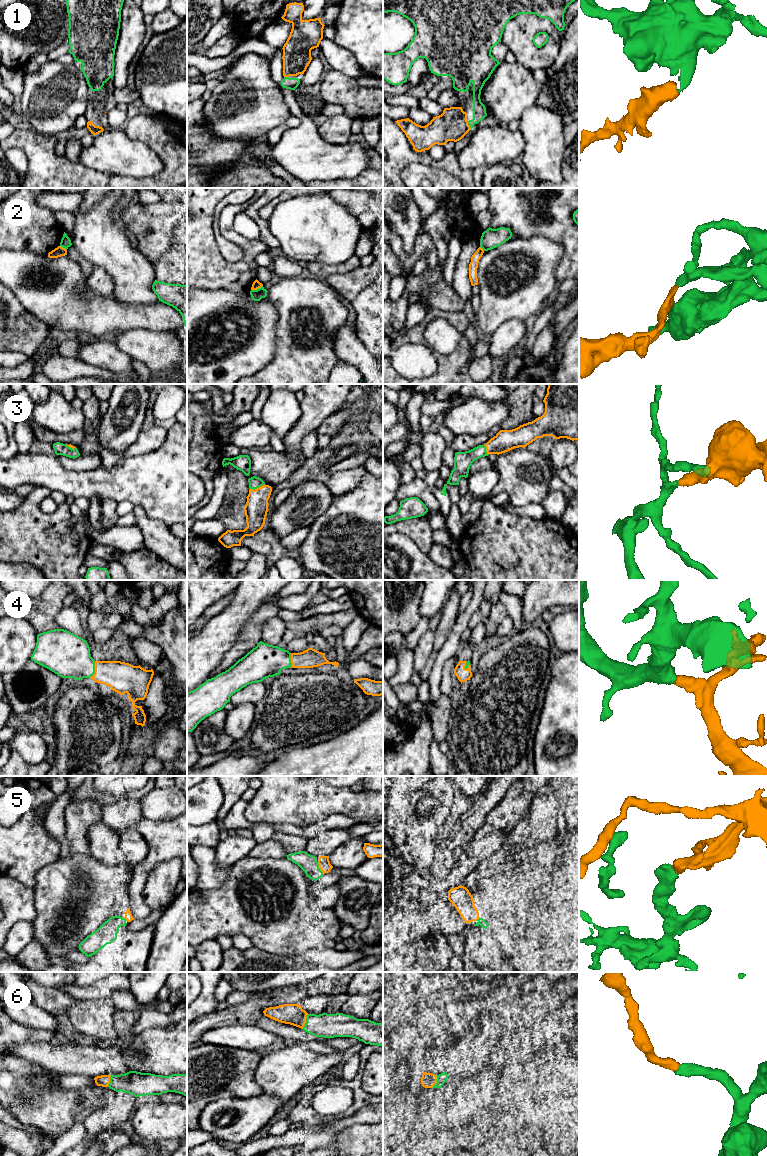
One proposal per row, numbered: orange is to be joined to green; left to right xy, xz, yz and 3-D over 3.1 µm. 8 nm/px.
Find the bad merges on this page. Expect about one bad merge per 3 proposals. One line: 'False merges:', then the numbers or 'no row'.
False merges: 2

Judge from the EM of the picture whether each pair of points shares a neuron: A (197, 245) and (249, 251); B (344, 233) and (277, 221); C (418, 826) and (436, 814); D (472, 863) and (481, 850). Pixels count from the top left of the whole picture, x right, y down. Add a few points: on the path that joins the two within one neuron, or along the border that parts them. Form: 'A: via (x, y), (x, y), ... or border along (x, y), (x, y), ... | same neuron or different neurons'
A: via (211, 259), (219, 267), (239, 267), (241, 265) | same neuron
B: via (327, 232), (294, 223) | same neuron
C: via (422, 823), (432, 817) | same neuron
D: border along (467, 852), (474, 855), (479, 861) | different neurons

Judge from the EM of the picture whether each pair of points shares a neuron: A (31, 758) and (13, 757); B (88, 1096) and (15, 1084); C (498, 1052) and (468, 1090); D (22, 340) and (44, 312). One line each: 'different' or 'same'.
A: different
B: same
C: same
D: different

